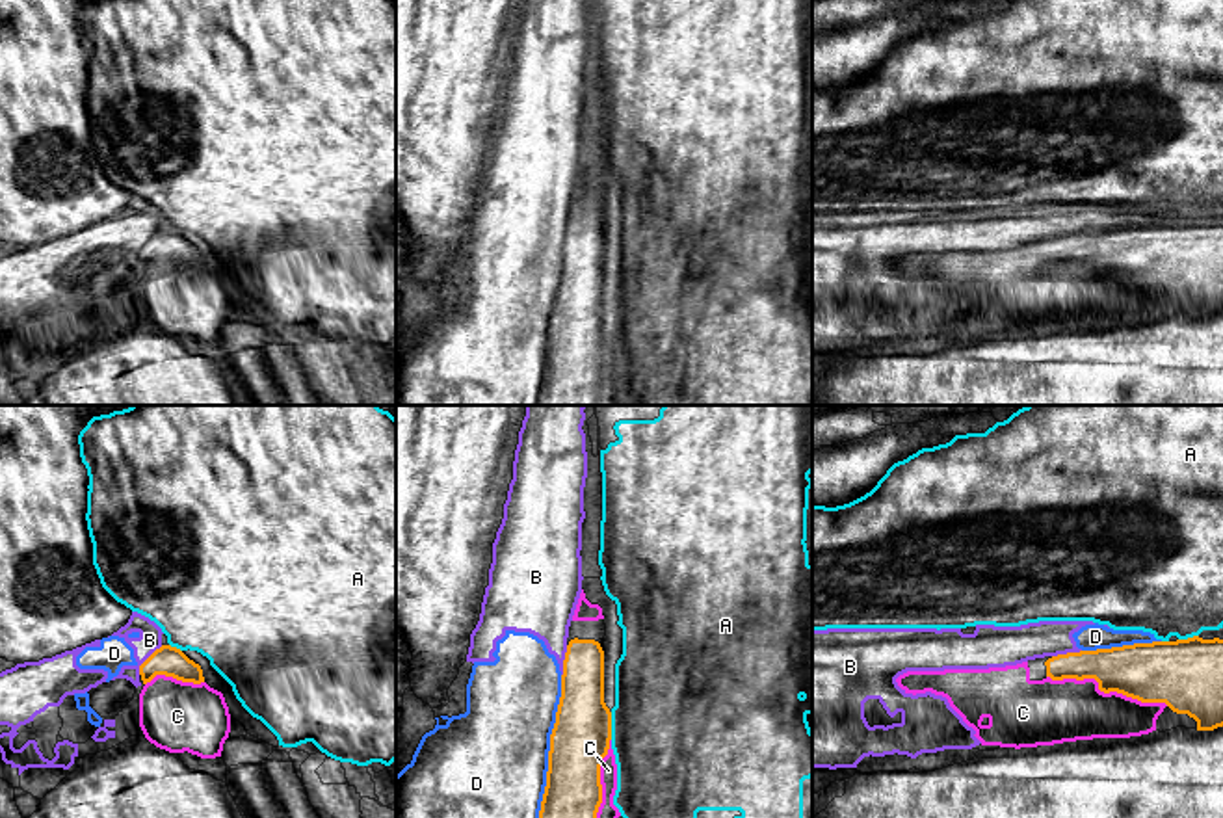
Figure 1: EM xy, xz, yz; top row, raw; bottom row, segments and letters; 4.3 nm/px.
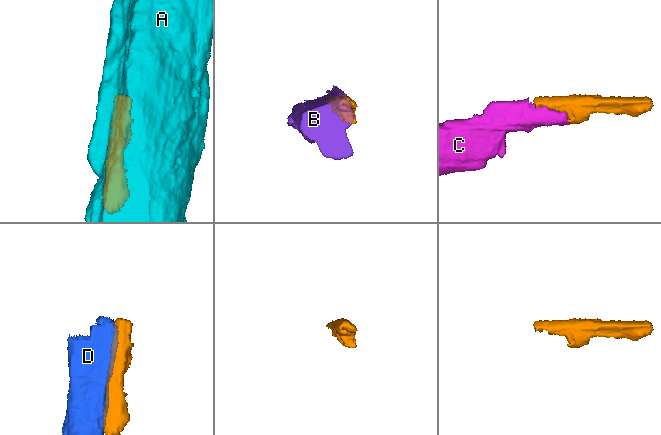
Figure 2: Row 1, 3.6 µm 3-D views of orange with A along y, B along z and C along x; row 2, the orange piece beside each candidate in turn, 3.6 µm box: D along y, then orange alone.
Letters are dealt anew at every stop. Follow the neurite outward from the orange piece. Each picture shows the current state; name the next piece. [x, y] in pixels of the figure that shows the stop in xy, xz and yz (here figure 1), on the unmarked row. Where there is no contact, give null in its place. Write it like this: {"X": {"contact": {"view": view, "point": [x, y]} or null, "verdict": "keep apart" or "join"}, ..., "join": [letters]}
{"A": {"contact": {"view": "xz", "point": [610, 309]}, "verdict": "keep apart"}, "B": {"contact": {"view": "xy", "point": [147, 242]}, "verdict": "keep apart"}, "C": {"contact": {"view": "yz", "point": [1106, 276]}, "verdict": "join"}, "D": {"contact": {"view": "xz", "point": [551, 331]}, "verdict": "keep apart"}, "join": ["C"]}

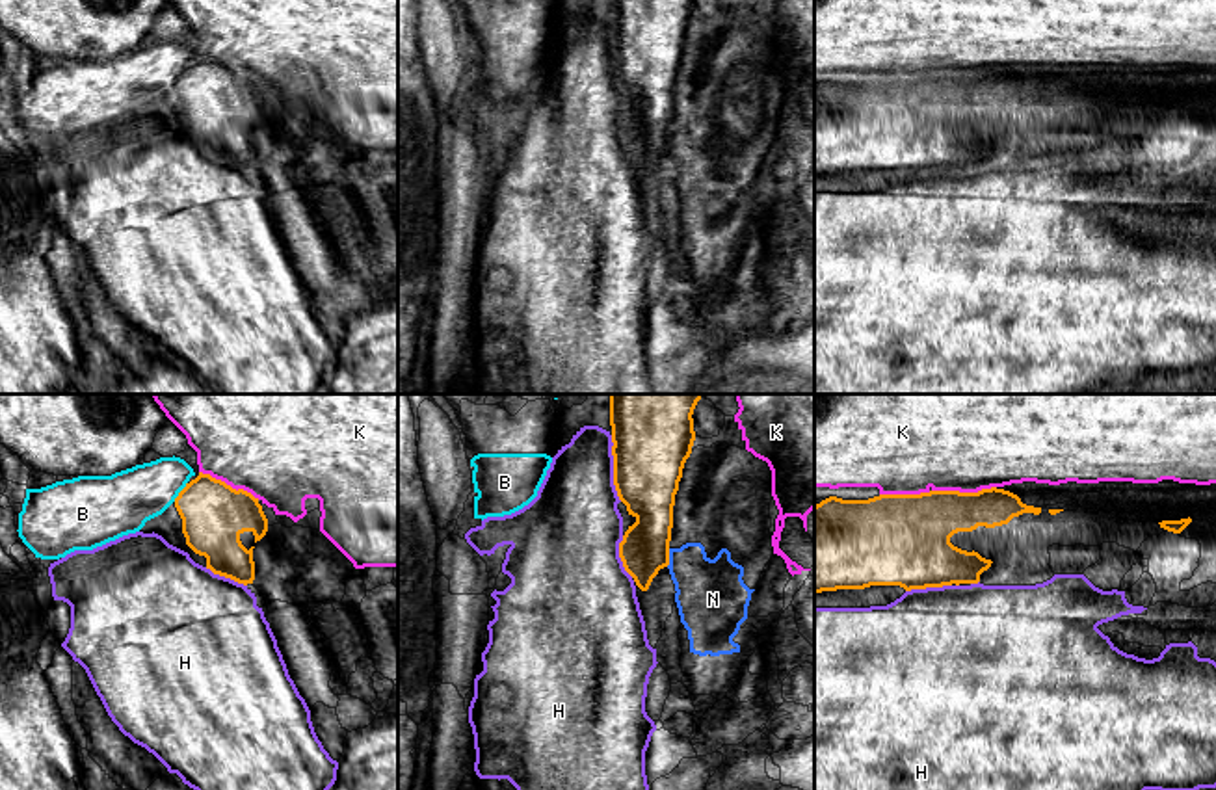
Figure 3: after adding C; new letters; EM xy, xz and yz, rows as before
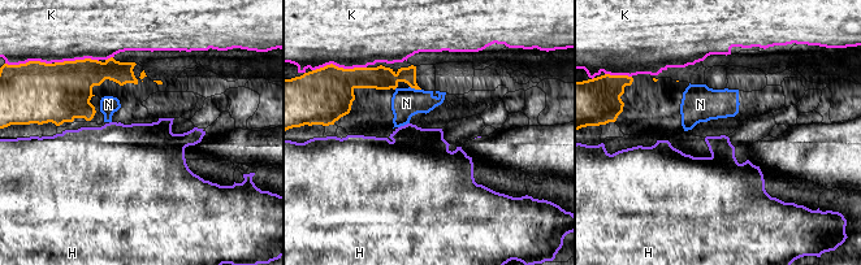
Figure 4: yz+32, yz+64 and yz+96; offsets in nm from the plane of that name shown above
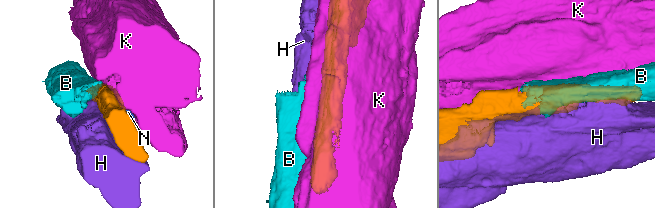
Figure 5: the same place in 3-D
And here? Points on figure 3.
{"B": {"contact": {"view": "xy", "point": [181, 75]}, "verdict": "keep apart"}, "H": {"contact": {"view": "xz", "point": [614, 52]}, "verdict": "keep apart"}, "K": {"contact": {"view": "yz", "point": [938, 75]}, "verdict": "keep apart"}, "N": {"contact": {"view": "xz", "point": [668, 142]}, "verdict": "keep apart"}, "join": []}

